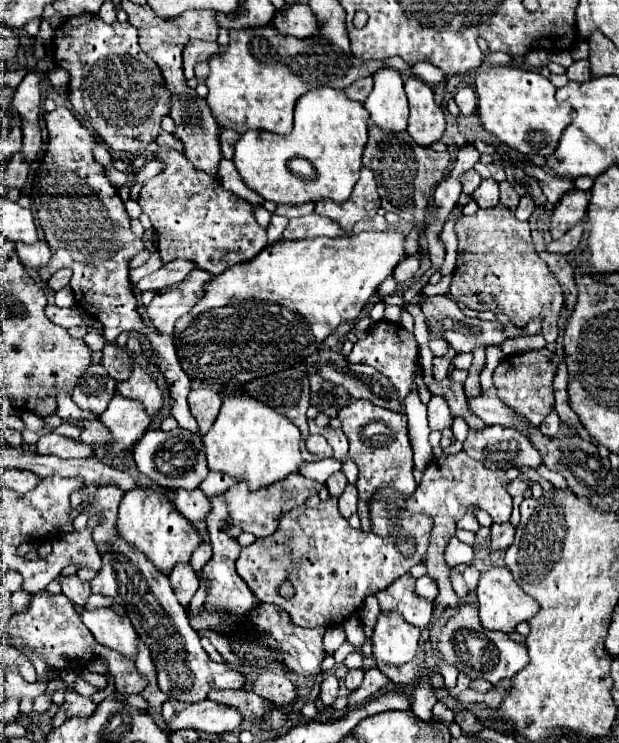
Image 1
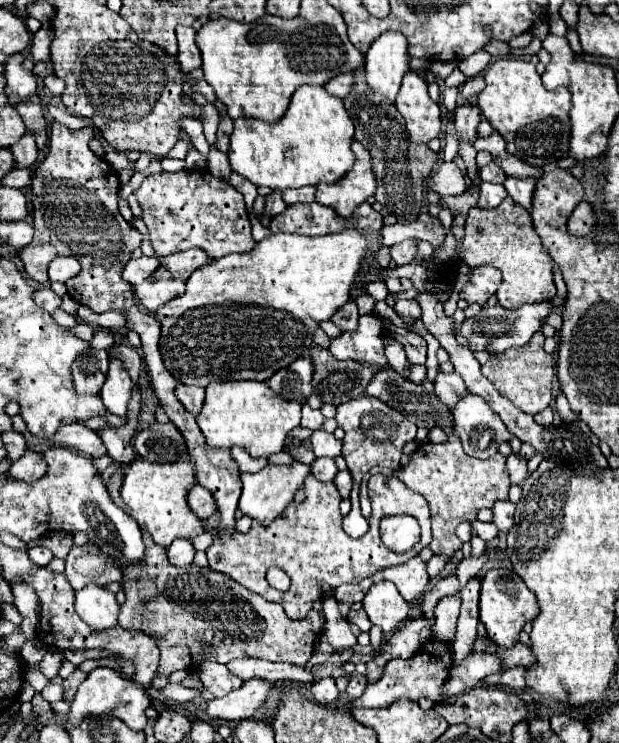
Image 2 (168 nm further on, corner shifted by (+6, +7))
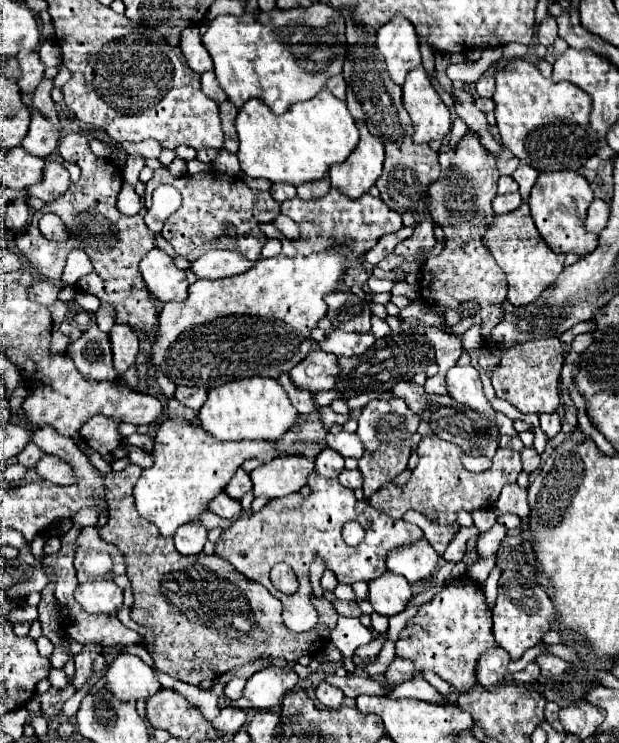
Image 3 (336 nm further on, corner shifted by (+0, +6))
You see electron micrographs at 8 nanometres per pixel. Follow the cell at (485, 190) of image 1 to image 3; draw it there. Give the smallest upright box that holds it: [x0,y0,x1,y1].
[492,192,522,214]

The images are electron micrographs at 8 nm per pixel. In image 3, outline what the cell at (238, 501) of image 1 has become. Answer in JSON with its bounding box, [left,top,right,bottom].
[250,456,314,498]

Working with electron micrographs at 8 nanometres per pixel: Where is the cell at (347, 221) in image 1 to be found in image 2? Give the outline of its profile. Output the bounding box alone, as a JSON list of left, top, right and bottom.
[316,143,376,217]

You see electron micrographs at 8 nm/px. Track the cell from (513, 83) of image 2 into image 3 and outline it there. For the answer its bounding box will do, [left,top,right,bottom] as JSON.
[494,58,598,172]

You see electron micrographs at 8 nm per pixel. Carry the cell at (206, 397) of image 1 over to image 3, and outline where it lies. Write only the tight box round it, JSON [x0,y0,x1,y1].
[174,386,208,410]

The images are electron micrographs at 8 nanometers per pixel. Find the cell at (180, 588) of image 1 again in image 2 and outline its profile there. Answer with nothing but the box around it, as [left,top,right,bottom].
[168,537,194,567]

